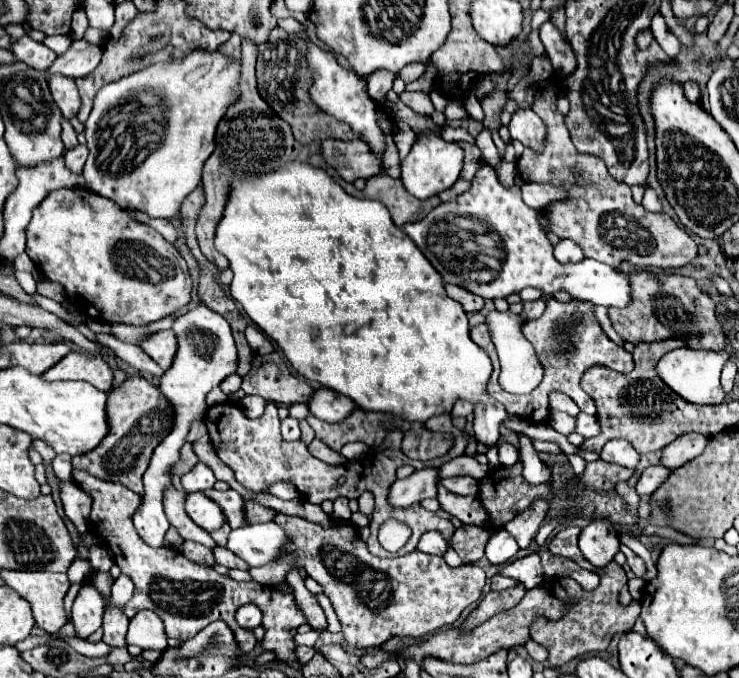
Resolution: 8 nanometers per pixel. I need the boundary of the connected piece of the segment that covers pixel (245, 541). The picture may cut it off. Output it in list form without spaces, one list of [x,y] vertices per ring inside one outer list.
[[[266,522],[232,530],[226,548],[240,556],[248,566],[262,566],[278,556],[278,548],[282,548],[284,542],[284,530],[274,522]]]

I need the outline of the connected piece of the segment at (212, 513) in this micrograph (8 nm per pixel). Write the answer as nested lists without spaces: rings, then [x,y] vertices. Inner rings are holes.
[[[188,494],[186,512],[200,528],[208,532],[218,530],[228,522],[222,508],[214,500],[210,500],[206,494]]]

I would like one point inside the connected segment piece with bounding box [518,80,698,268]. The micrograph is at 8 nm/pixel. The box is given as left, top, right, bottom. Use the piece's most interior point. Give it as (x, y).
(602, 218)

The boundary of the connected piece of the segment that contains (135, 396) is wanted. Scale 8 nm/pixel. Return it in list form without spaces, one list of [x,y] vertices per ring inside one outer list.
[[[132,374],[108,392],[108,422],[110,432],[98,448],[84,456],[74,456],[74,468],[82,468],[102,480],[118,480],[136,494],[144,494],[142,476],[150,464],[154,448],[168,436],[174,426],[174,408],[162,392],[146,378]]]

